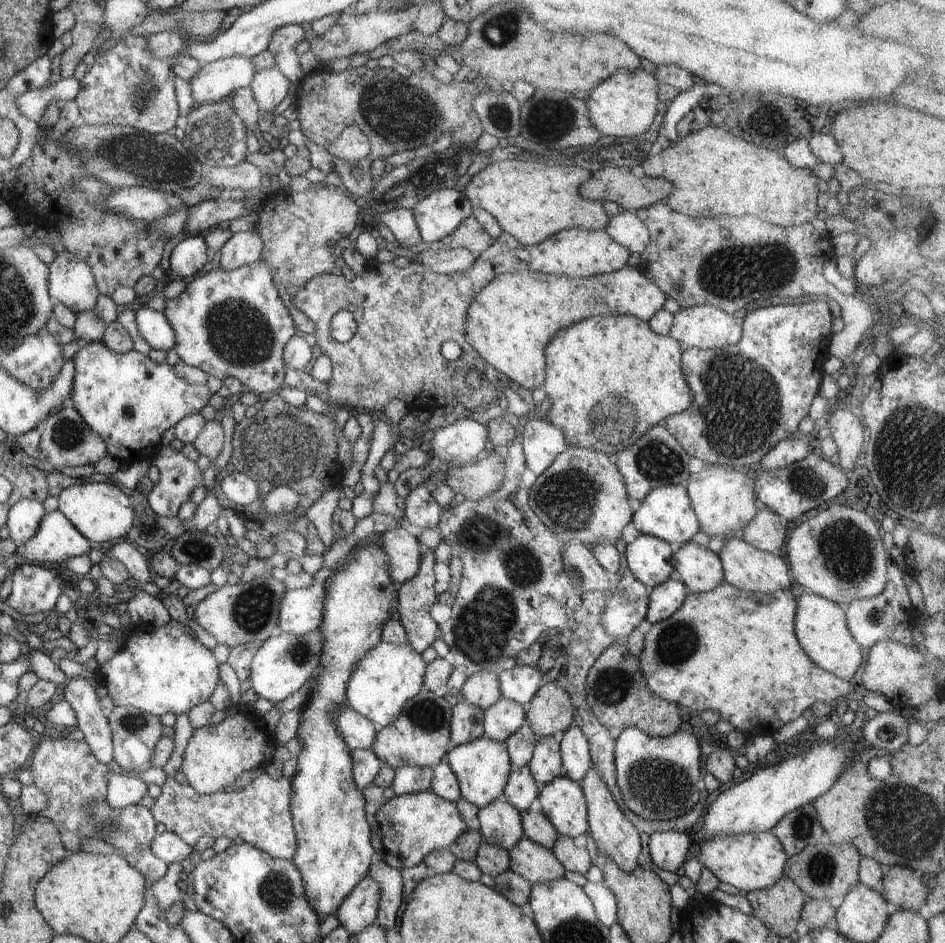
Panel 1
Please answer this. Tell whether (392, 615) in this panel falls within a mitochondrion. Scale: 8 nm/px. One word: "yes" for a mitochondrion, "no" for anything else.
no

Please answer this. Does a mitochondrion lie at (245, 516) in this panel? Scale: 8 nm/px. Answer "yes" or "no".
no

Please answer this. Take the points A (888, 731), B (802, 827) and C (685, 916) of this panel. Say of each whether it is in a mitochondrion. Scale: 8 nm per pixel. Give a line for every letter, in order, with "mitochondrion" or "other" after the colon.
A: other
B: mitochondrion
C: other

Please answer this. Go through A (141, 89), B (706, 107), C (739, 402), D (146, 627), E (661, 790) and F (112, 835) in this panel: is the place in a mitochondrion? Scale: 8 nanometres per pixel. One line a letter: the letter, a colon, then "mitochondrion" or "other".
A: mitochondrion
B: other
C: mitochondrion
D: other
E: mitochondrion
F: mitochondrion

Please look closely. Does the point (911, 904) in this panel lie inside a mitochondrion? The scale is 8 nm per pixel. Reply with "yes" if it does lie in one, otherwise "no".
no

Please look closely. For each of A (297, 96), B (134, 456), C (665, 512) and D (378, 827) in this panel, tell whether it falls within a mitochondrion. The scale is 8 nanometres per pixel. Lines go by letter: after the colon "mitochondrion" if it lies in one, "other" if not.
A: other
B: other
C: other
D: other

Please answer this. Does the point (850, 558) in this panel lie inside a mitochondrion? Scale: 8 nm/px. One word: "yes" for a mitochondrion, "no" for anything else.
yes

